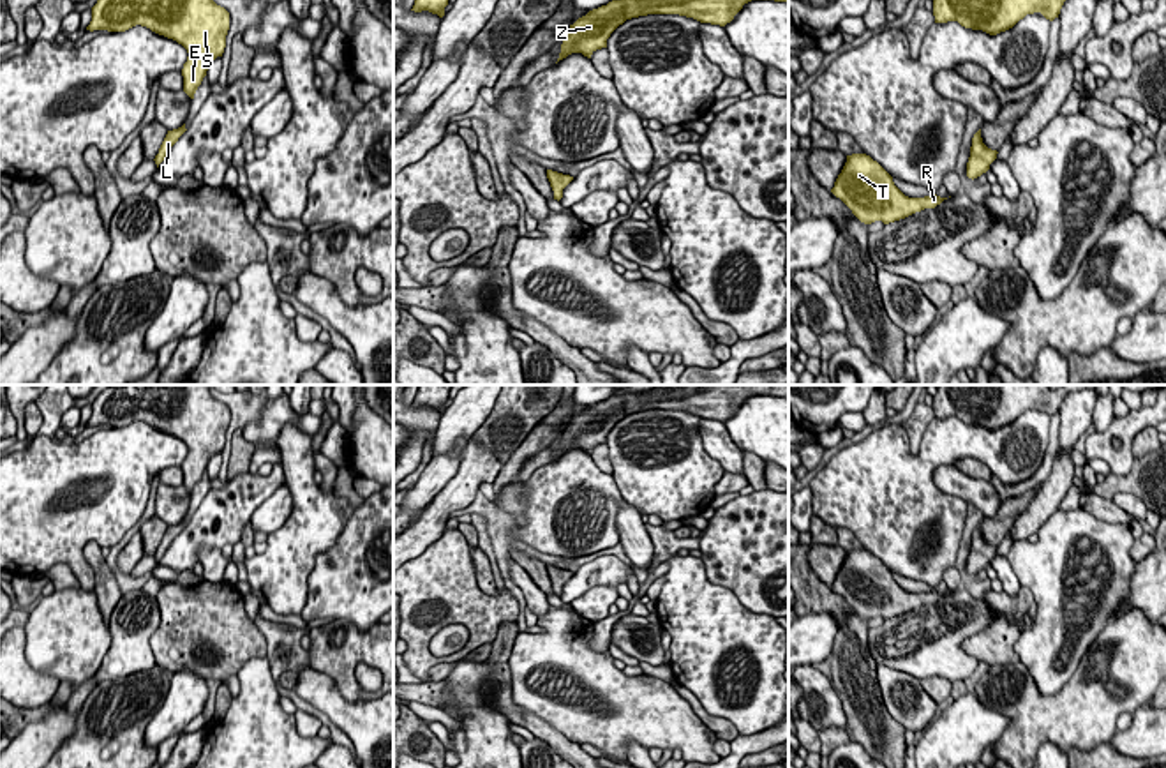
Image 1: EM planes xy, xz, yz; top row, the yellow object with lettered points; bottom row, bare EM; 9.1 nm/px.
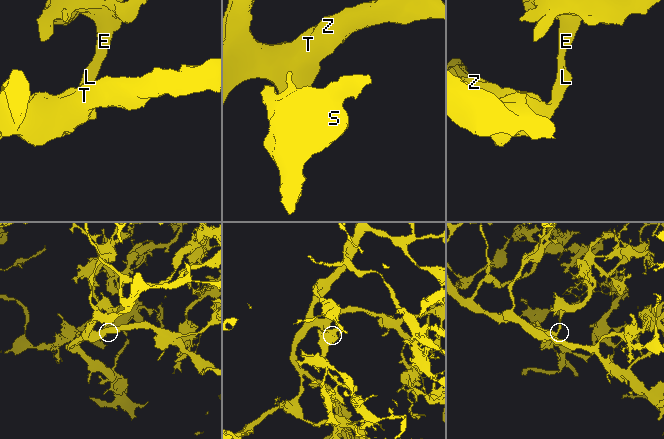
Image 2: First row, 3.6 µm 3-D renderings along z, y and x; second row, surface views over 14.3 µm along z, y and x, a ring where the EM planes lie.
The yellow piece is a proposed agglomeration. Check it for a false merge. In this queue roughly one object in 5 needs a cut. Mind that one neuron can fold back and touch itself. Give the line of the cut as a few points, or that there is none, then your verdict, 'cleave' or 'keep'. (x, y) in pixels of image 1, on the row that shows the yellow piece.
no cut | keep

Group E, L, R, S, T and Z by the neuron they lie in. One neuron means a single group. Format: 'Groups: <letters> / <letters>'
Groups: E L R S T Z

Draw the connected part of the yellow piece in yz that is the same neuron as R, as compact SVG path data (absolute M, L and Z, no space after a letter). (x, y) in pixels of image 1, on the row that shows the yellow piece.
M866 154L847 155L831 192L864 224L875 221L889 224L924 208L935 208L947 200L937 194L924 198L905 196L894 185L893 177Z

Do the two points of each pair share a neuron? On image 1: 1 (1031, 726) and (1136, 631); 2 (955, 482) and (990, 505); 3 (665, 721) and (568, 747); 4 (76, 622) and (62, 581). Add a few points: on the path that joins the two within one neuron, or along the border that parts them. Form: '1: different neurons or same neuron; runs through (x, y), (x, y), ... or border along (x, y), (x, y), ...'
1: same neuron; runs through (1073, 717), (1091, 705), (1129, 700), (1135, 673)
2: same neuron; runs through (964, 486), (981, 496)
3: different neurons; border along (544, 721), (581, 745)
4: different neurons; border along (80, 587), (55, 590)

